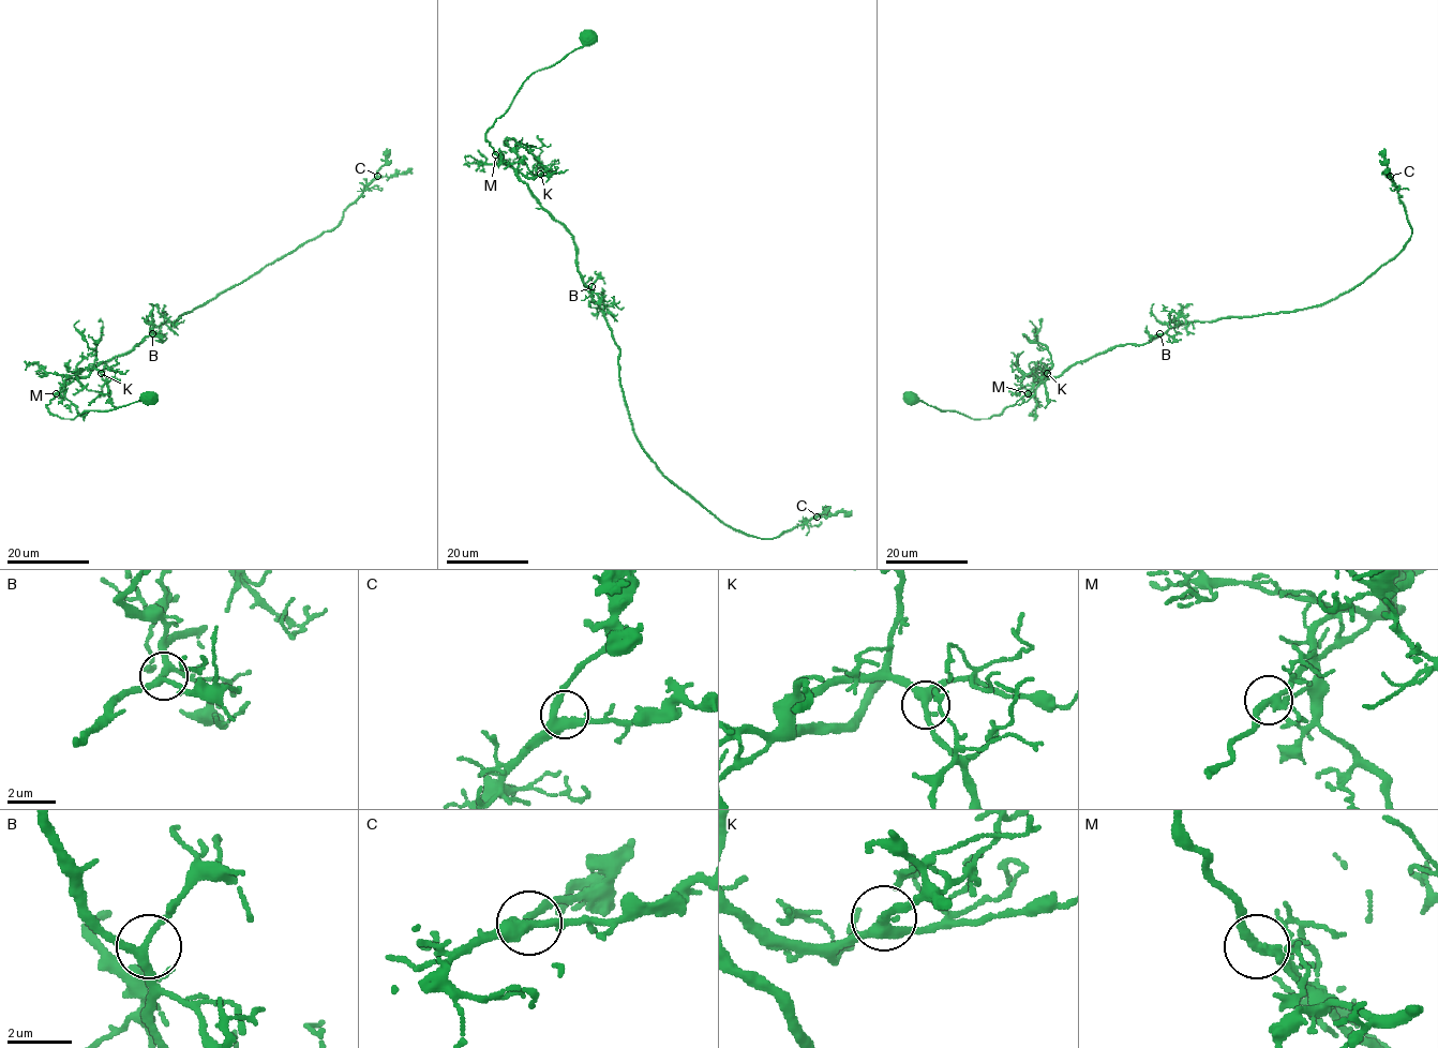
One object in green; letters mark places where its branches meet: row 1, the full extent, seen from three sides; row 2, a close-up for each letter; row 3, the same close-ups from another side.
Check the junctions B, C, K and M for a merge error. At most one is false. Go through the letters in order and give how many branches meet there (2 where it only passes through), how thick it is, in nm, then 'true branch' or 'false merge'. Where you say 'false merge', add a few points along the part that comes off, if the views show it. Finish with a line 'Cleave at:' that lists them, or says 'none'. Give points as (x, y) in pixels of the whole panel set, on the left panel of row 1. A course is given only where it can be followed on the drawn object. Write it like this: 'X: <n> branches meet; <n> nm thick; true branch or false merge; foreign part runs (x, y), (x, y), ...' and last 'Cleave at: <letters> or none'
B: 3 branches meet; 240 nm thick; true branch
C: 3 branches meet; 340 nm thick; true branch
K: 3 branches meet; 300 nm thick; true branch
M: 3 branches meet; 240 nm thick; true branch
Cleave at: none

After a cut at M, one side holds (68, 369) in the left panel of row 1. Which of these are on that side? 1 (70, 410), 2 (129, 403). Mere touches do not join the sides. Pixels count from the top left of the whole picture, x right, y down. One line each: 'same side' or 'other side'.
1: same side
2: other side

